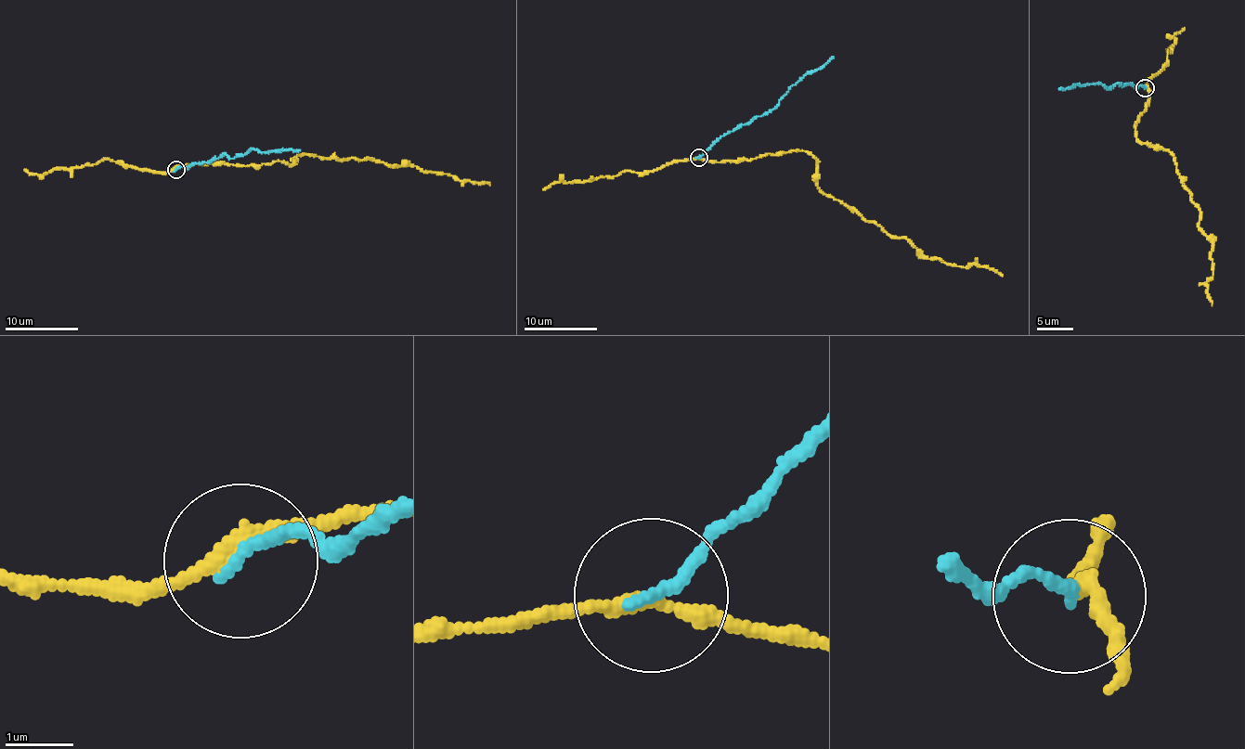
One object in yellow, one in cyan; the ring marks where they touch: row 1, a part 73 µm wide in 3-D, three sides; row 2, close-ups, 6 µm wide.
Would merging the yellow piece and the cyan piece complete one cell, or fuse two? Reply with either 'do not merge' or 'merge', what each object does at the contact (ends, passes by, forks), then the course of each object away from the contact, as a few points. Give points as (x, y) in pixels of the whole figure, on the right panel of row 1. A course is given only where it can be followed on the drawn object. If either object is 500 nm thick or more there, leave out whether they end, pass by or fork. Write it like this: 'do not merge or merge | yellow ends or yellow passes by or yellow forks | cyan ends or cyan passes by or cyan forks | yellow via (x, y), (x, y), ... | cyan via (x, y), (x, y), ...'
do not merge | yellow passes by | cyan ends | yellow via (1145, 87), (1149, 99), (1134, 131), (1140, 142), (1173, 156), (1199, 212), (1213, 247), (1212, 305) | cyan via (1144, 88), (1128, 83), (1121, 86), (1117, 83), (1111, 90), (1096, 83), (1075, 83), (1070, 88), (1058, 89)

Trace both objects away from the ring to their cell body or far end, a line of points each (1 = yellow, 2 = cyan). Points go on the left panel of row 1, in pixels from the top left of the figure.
1: (175, 170), (186, 164), (245, 166), (283, 161), (292, 164), (294, 156), (304, 154), (415, 165), (489, 185)
2: (176, 170), (212, 161), (226, 153), (234, 159), (253, 148), (262, 152), (300, 150)

